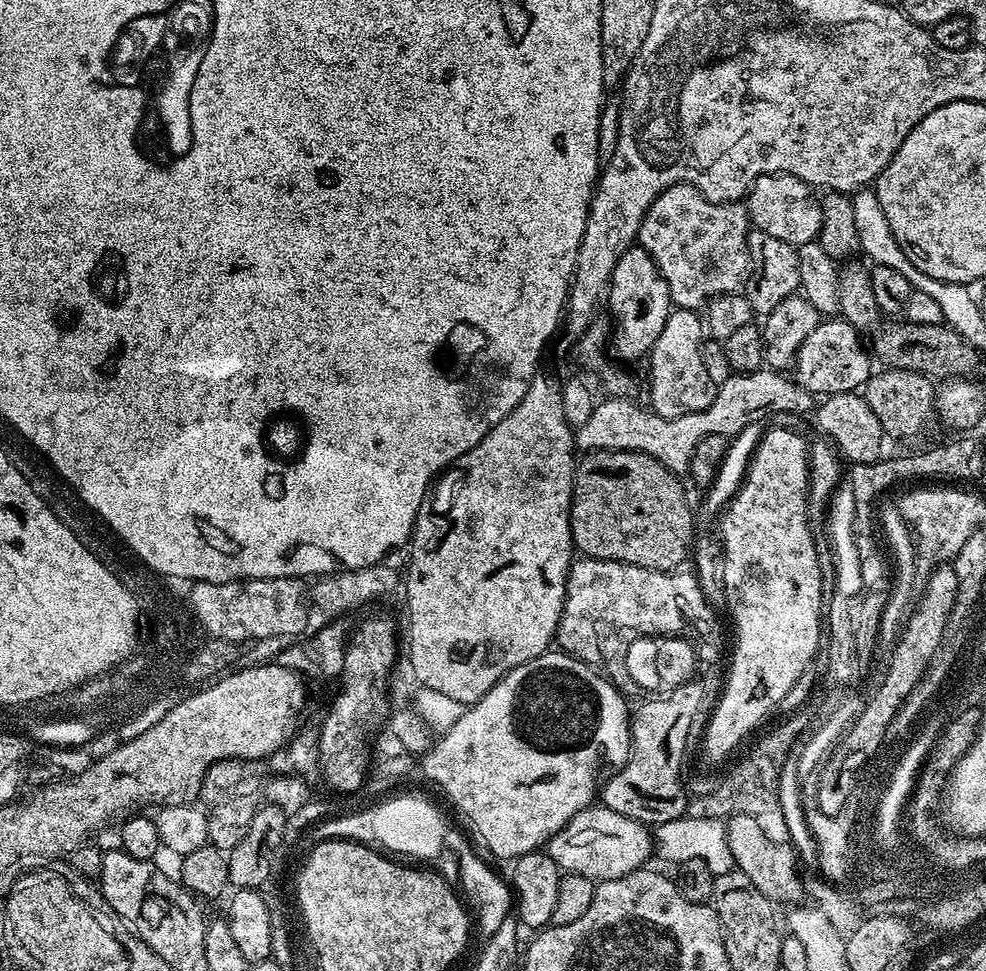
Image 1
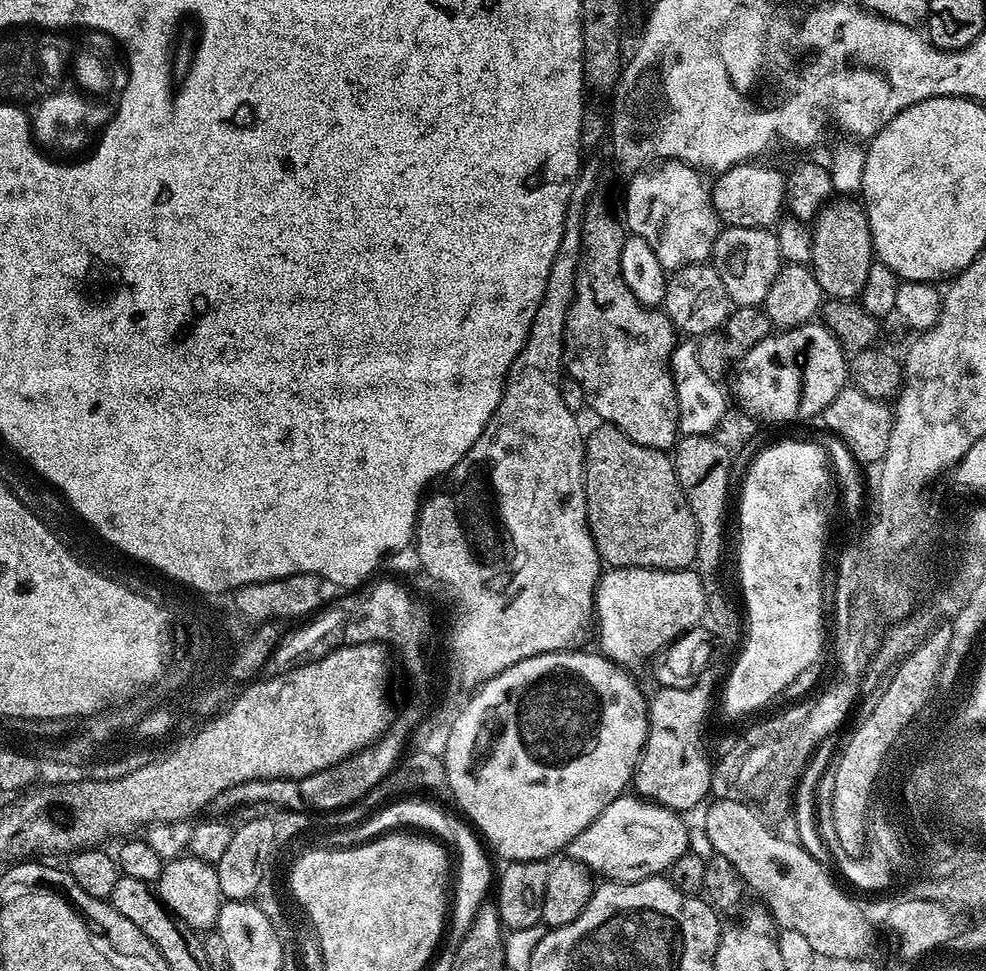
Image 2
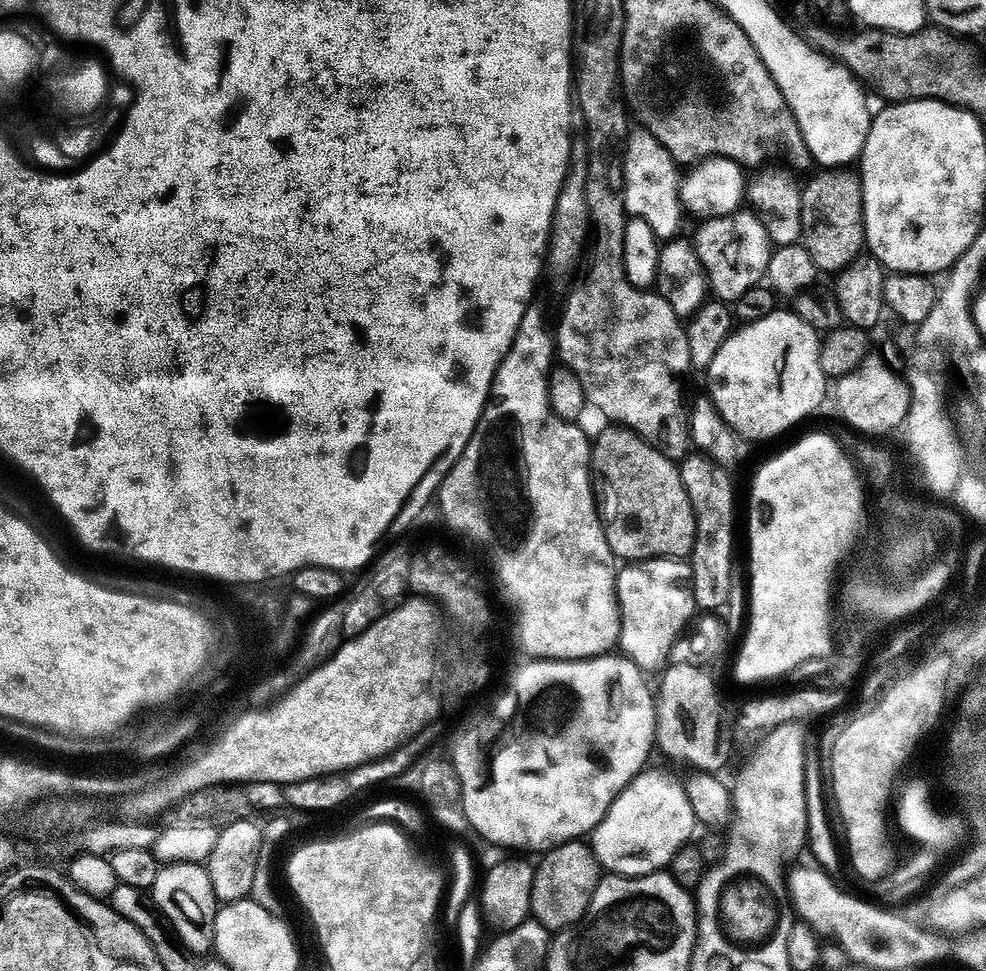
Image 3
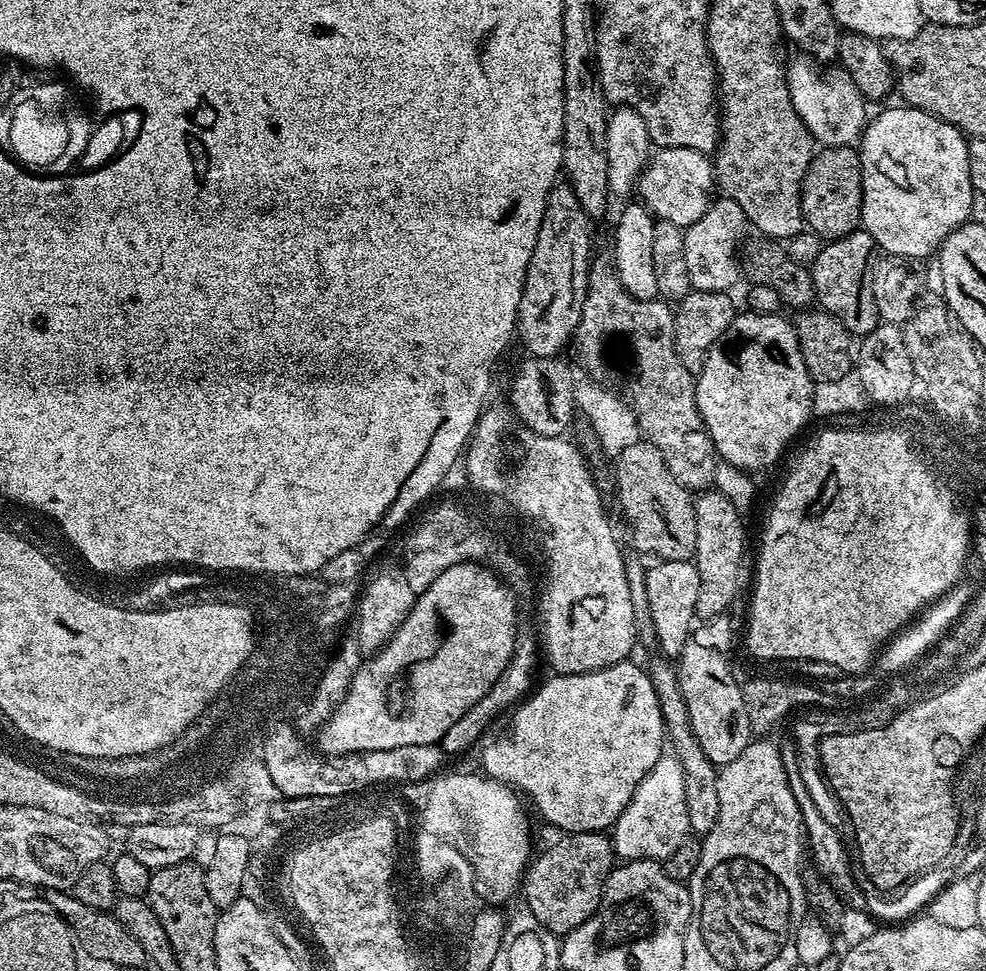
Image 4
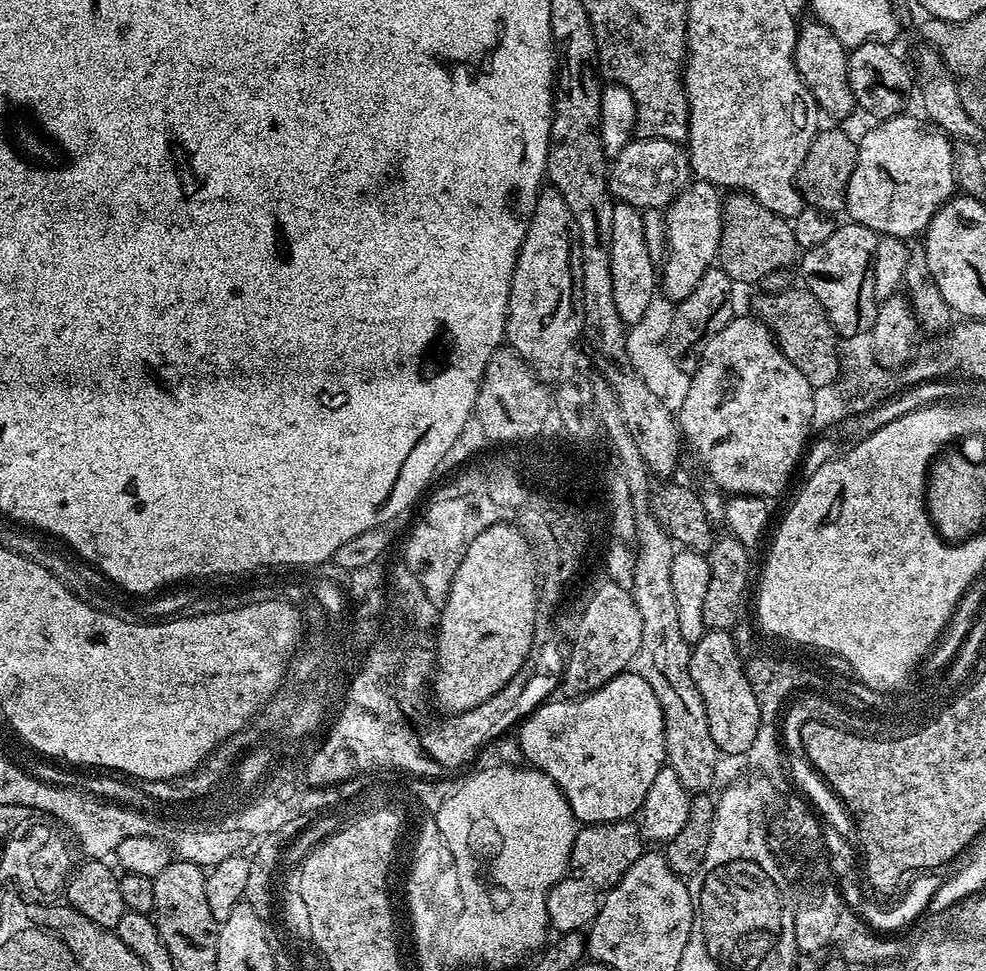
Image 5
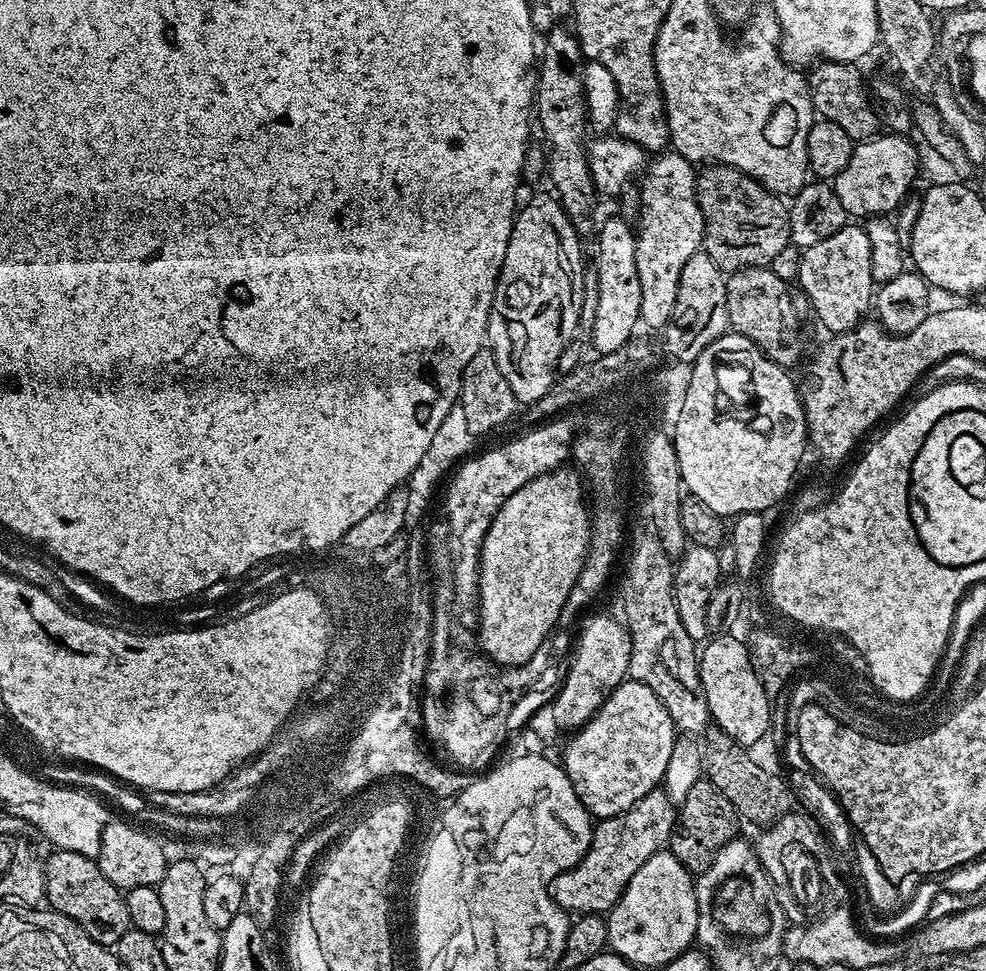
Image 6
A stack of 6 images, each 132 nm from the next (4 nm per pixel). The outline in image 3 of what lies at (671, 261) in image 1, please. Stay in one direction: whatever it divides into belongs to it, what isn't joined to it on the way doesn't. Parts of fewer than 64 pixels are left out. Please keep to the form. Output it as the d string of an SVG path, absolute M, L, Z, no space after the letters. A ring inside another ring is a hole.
M636 126L628 133L628 139L622 145L624 162L624 211L628 216L642 218L642 222L650 225L657 240L671 240L680 228L680 181L681 169L676 159L654 138L647 127Z

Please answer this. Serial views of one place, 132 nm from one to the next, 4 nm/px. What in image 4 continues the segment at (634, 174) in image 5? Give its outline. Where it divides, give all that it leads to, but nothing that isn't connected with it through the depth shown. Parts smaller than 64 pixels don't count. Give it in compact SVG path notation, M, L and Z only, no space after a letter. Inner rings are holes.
M661 148L640 174L638 196L656 220L674 222L674 226L686 229L706 214L714 199L712 184L714 188L714 164L705 153L689 148Z

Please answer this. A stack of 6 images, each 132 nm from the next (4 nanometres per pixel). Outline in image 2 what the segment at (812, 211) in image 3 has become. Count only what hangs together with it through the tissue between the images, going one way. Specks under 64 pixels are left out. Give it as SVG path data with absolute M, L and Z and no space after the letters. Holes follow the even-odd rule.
M833 198L821 208L811 225L812 262L814 278L822 286L825 297L833 300L856 300L862 286L866 286L866 274L874 263L872 235L868 225L868 213L852 198Z

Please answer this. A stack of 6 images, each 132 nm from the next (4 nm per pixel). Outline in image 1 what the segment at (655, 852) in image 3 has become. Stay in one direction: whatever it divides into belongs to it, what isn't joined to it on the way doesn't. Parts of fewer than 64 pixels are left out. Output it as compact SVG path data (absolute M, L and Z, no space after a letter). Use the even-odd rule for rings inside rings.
M589 806L583 808L578 814L574 814L574 818L570 818L570 822L566 822L566 826L562 826L547 840L546 851L550 858L554 858L561 873L582 874L594 882L599 882L622 878L626 874L637 872L638 869L645 867L649 863L648 855L651 857L654 852L654 836L649 825L640 824L626 814L614 814L614 810L603 806Z

